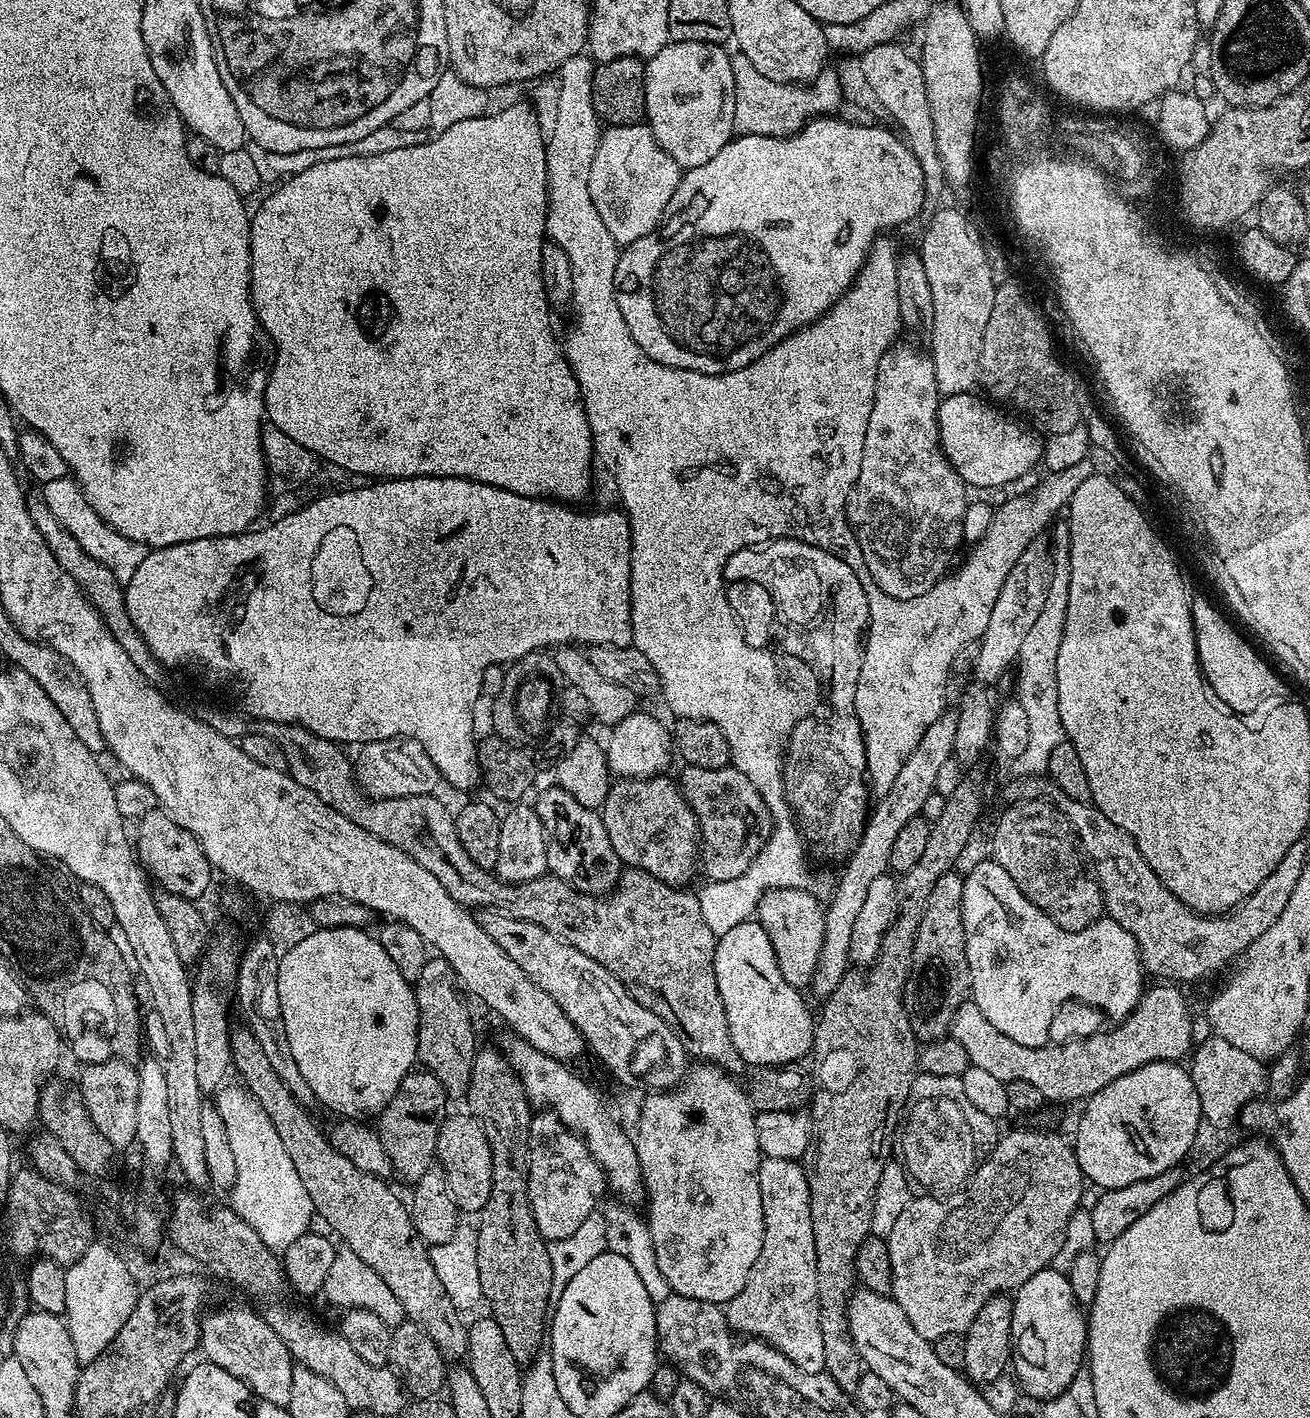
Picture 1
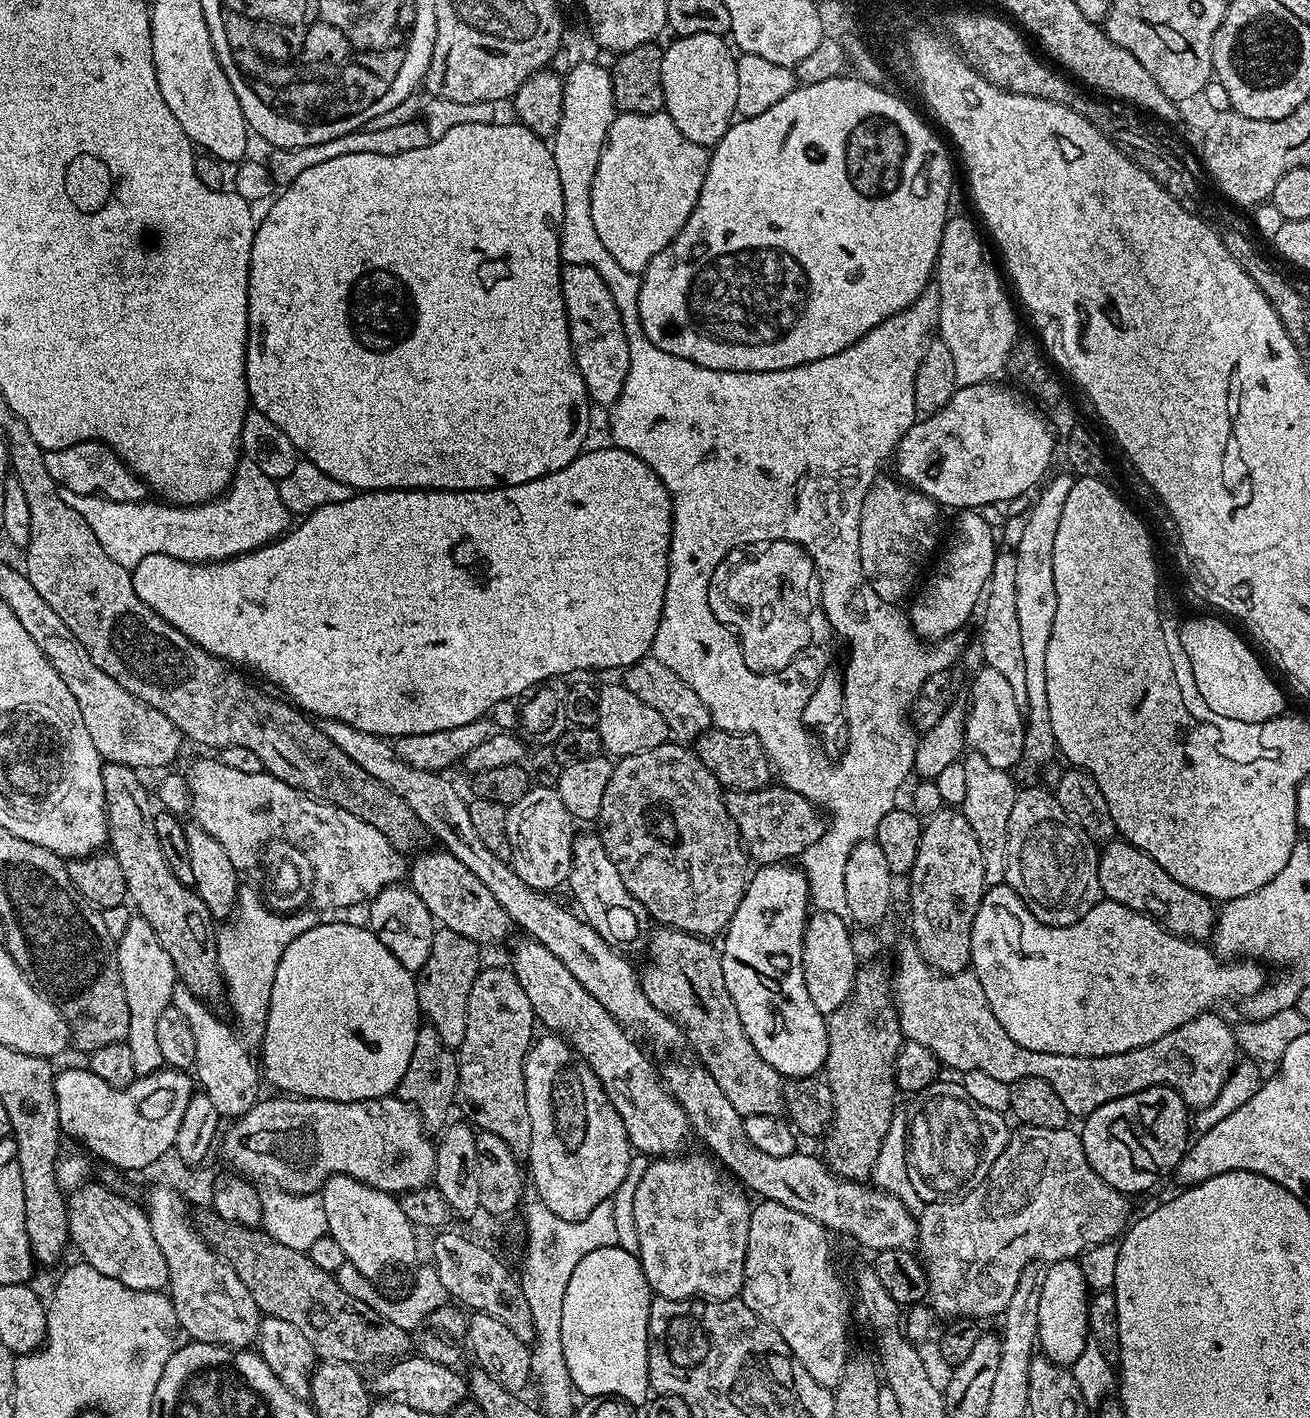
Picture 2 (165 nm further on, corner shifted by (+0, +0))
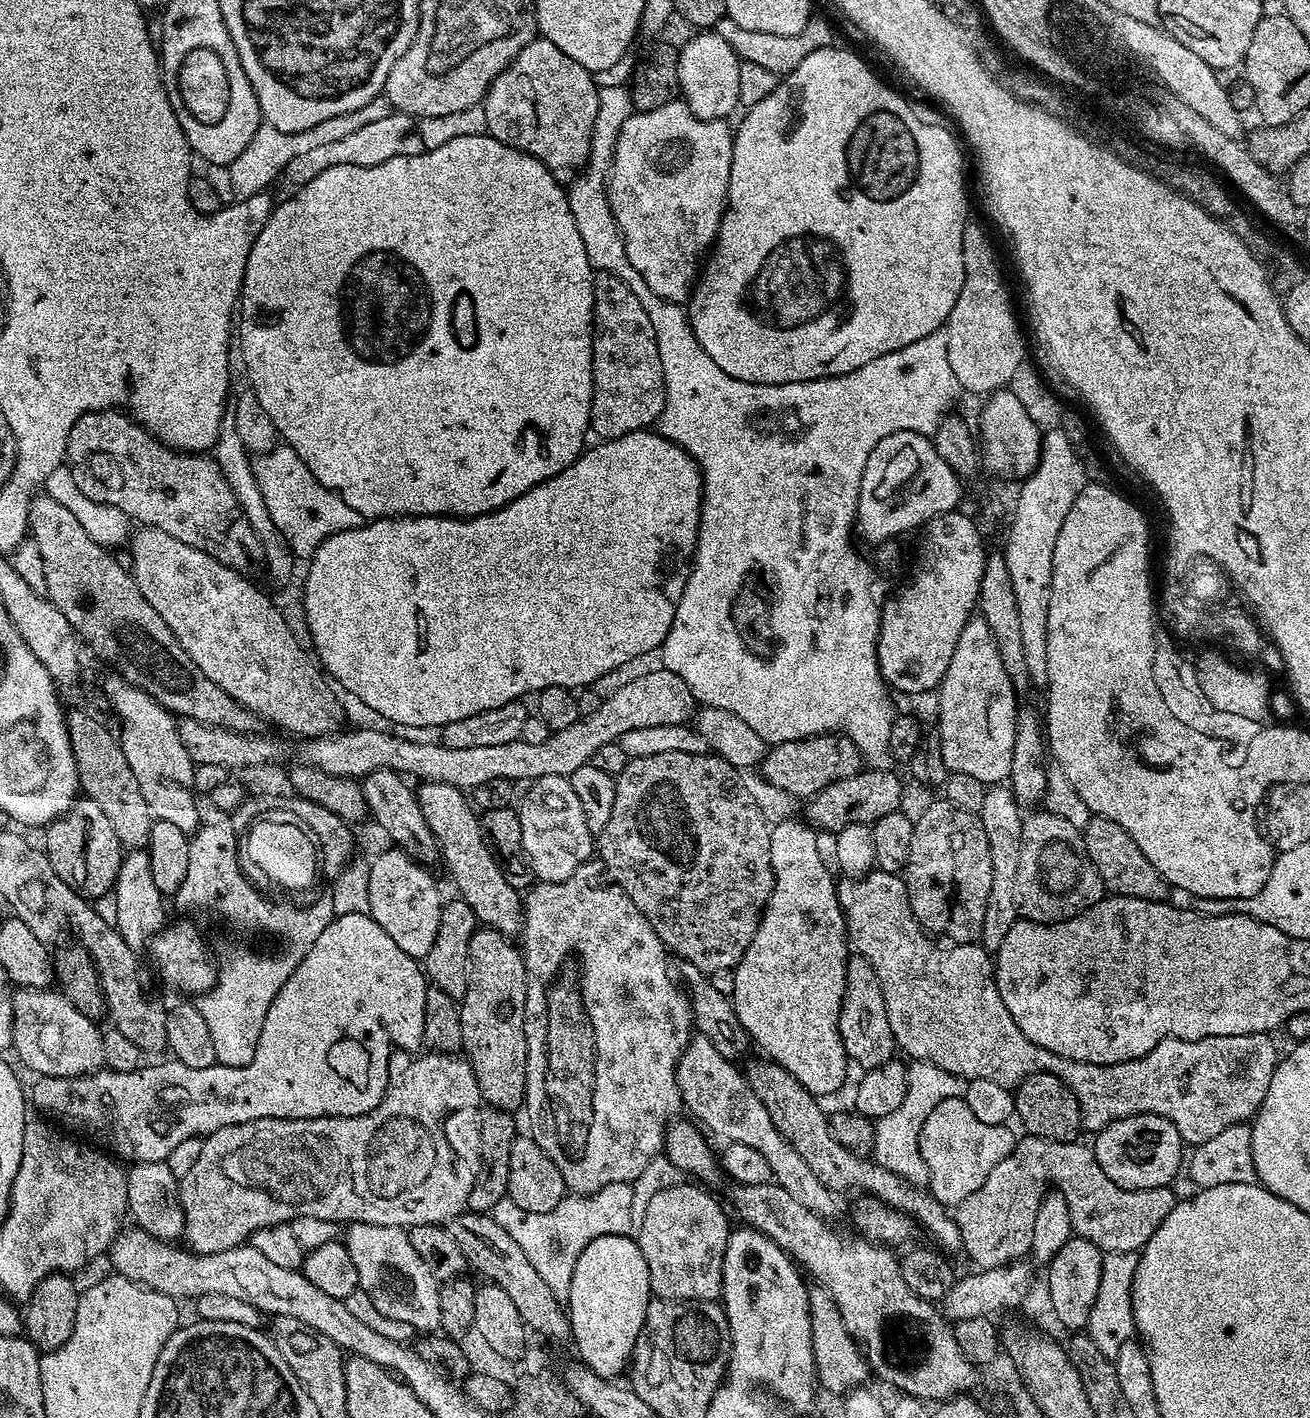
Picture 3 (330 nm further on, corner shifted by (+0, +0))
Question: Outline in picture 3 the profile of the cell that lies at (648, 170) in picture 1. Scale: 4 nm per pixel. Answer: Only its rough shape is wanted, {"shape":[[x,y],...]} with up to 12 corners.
{"shape":[[677,98],[622,122],[610,210],[683,305],[728,203],[733,125]]}

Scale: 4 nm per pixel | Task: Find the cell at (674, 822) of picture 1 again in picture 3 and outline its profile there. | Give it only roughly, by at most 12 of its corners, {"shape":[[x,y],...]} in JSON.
{"shape":[[711,751],[633,756],[598,834],[673,957],[731,973],[770,820]]}

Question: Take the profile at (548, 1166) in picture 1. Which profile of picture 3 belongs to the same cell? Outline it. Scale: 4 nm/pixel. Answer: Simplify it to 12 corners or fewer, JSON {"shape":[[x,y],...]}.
{"shape":[[593,858],[523,897],[530,1135],[631,1184],[692,1001]]}

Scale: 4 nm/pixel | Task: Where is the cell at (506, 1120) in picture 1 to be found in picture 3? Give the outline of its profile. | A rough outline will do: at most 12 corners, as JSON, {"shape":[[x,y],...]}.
{"shape":[[477,927],[459,1001],[463,1055],[488,1108],[526,1101],[528,975]]}

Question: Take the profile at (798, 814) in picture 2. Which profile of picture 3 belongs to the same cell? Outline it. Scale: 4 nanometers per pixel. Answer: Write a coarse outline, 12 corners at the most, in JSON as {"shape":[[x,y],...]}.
{"shape":[[861,770],[811,797],[807,823],[835,834],[901,807],[892,772]]}

